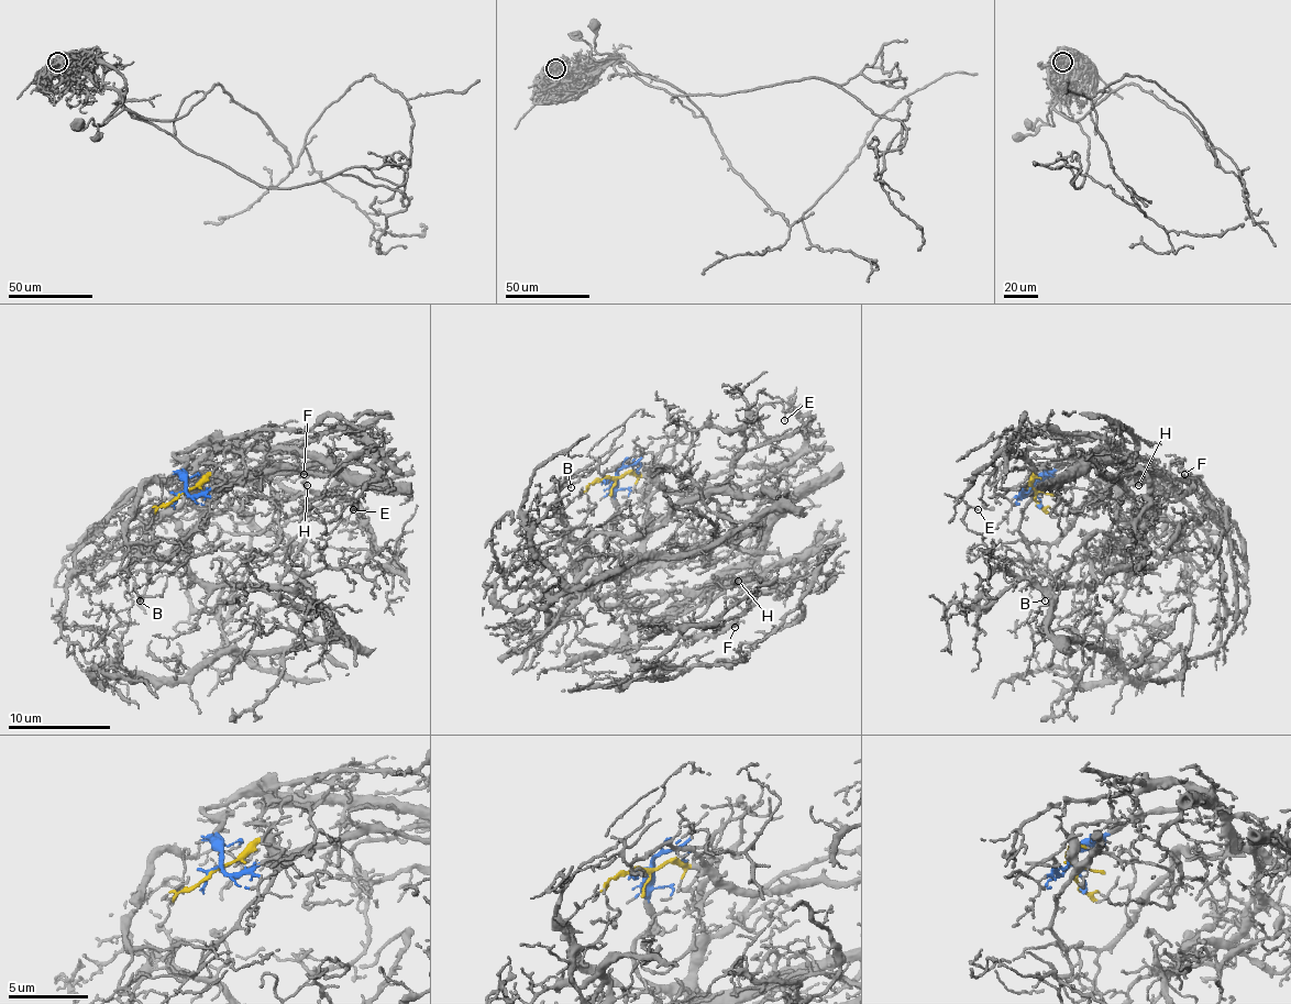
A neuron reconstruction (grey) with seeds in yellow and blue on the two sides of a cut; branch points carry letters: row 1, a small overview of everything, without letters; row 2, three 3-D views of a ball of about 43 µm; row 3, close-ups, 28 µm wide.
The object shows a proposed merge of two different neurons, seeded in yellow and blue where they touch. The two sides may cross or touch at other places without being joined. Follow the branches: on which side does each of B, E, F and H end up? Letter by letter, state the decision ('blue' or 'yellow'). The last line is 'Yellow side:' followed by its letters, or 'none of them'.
B: yellow
E: yellow
F: blue
H: blue
Yellow side: B, E

